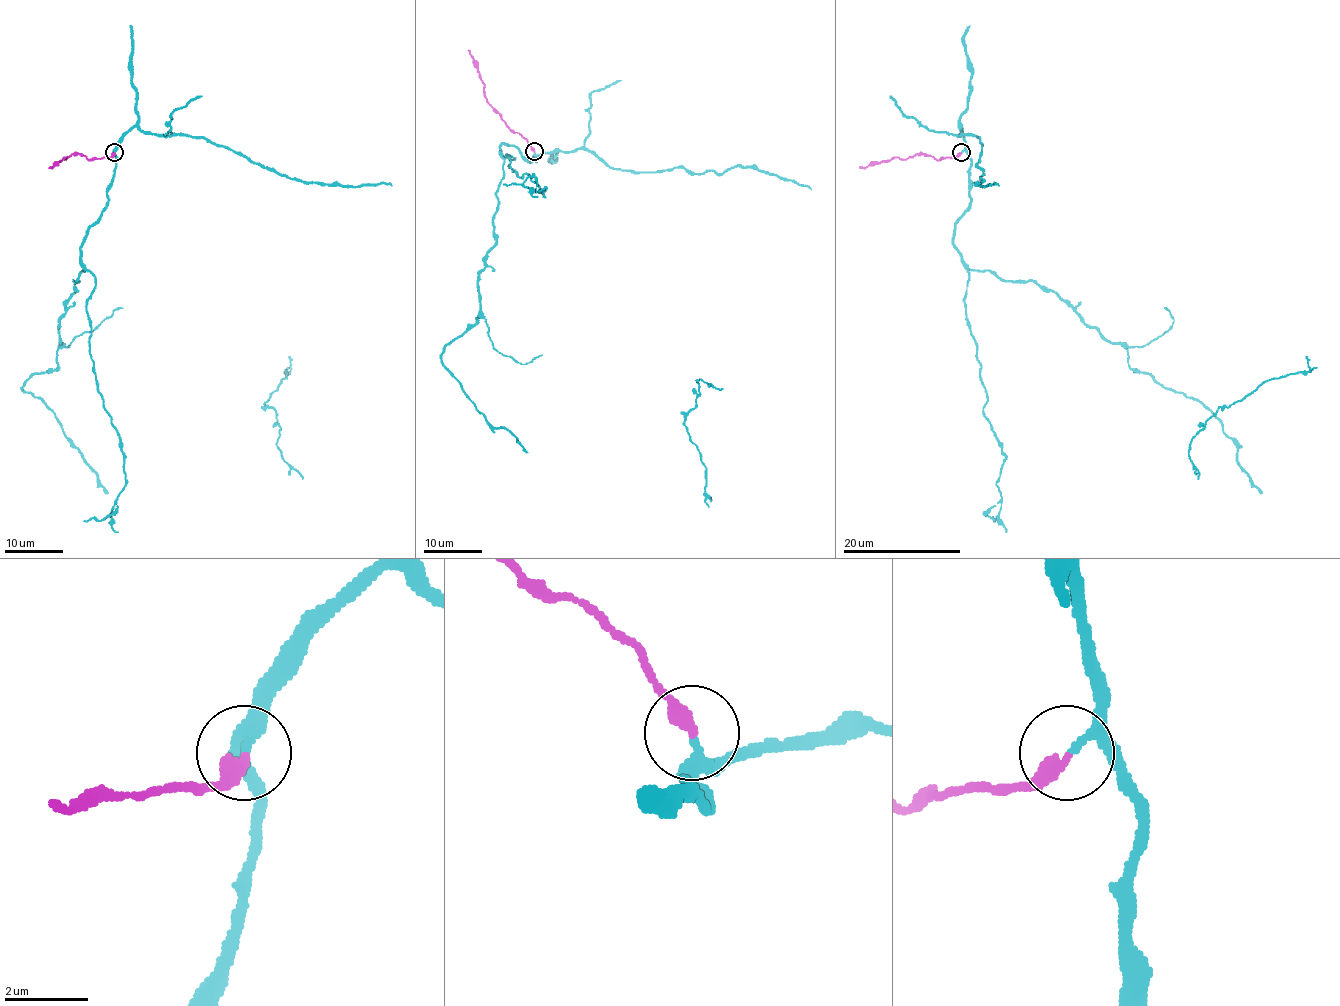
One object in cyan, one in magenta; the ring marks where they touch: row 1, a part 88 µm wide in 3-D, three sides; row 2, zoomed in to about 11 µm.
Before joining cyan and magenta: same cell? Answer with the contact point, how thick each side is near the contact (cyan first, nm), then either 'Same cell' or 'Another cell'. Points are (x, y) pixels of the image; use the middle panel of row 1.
Place: (534, 151). Thickness 160 nm (cyan) against 360 nm. Same cell

